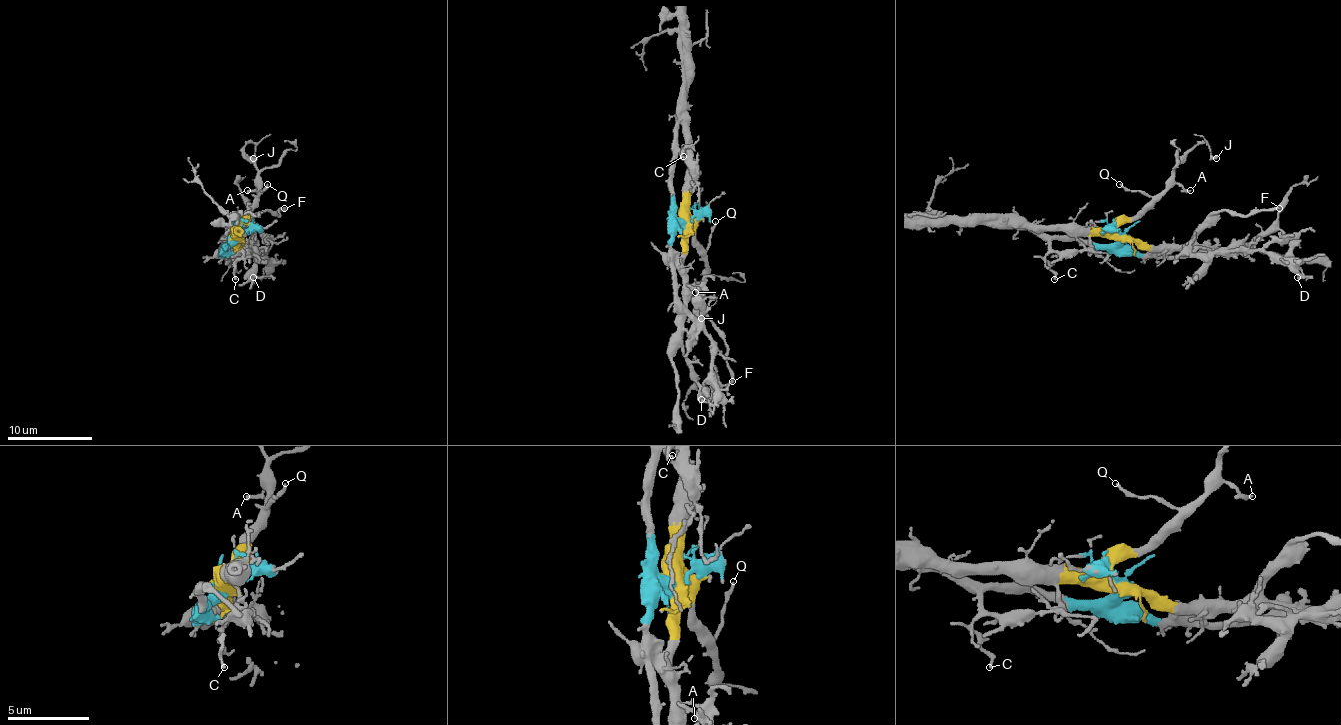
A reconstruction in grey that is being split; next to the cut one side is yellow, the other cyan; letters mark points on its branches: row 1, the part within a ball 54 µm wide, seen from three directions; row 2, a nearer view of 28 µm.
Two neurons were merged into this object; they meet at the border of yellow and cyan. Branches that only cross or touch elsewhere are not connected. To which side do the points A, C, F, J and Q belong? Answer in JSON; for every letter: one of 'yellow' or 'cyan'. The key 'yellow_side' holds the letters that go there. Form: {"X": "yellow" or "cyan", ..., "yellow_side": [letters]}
{"A": "yellow", "C": "cyan", "F": "yellow", "J": "yellow", "Q": "yellow", "yellow_side": ["A", "F", "J", "Q"]}

